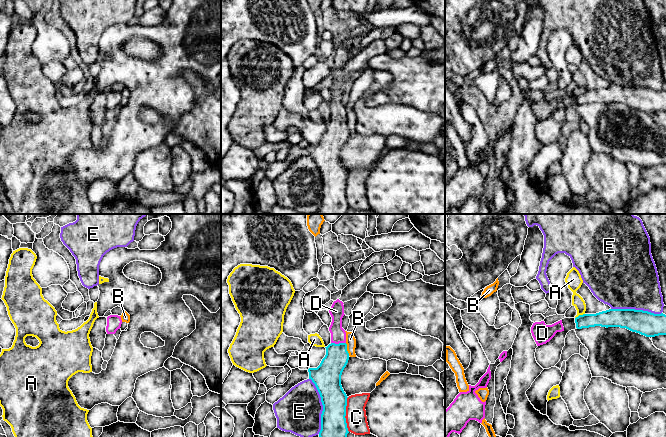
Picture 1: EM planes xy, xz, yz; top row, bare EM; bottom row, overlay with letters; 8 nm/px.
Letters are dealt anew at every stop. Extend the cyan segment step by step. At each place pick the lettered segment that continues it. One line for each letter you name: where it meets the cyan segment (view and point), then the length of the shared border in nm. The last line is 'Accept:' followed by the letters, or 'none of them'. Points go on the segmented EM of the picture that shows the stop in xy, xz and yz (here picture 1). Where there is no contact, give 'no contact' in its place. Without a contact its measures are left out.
D: contact xz (339, 343); length 120 nm
Accept: D

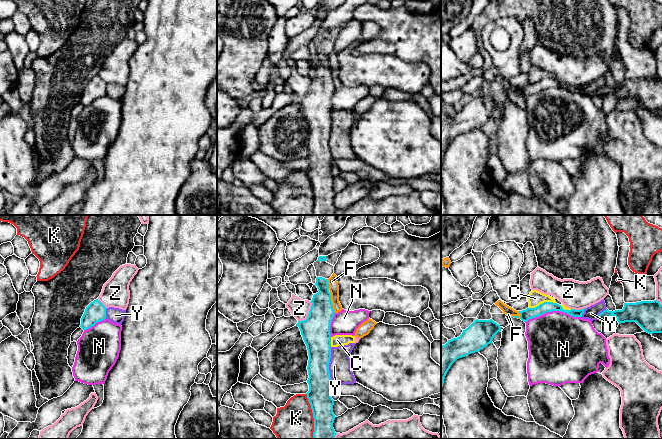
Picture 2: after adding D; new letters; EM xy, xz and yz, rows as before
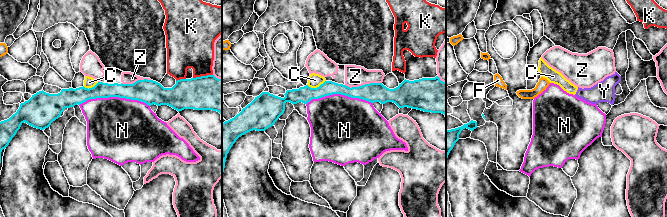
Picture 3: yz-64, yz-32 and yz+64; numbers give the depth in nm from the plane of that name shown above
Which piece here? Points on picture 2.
Accept: none of them

